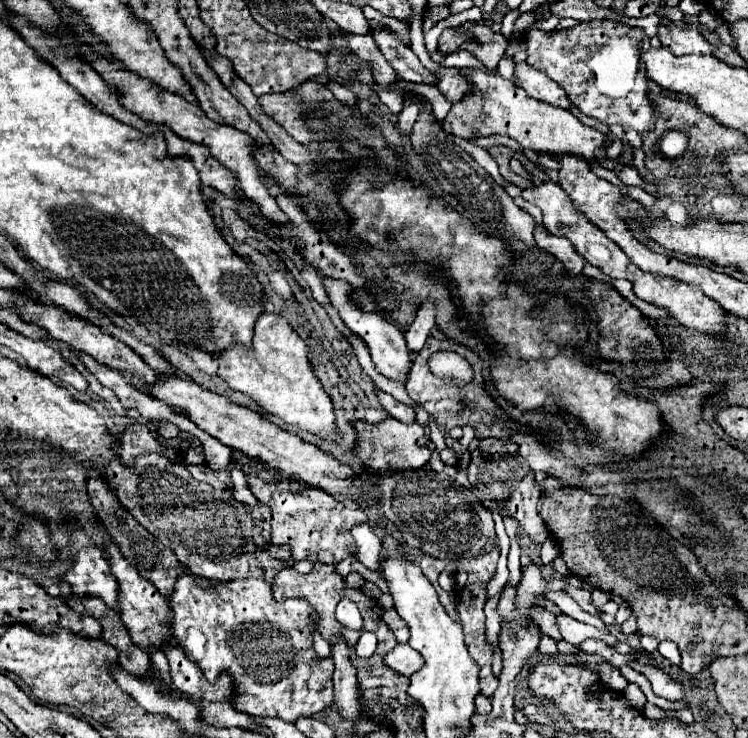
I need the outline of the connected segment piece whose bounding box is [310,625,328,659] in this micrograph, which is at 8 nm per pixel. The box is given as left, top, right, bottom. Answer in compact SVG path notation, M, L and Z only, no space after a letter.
M310 625L312 629L312 639L314 639L314 651L316 651L316 657L318 659L326 659L328 657L328 641L318 633L318 629L314 629L314 625Z

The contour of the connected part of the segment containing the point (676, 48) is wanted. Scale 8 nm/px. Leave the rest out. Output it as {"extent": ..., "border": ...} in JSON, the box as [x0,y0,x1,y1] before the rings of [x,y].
{"extent":[658,27,714,55],"border":[[[696,27],[692,29],[658,29],[658,37],[662,41],[664,49],[670,49],[674,55],[710,55],[714,53],[714,45],[706,41]]]}

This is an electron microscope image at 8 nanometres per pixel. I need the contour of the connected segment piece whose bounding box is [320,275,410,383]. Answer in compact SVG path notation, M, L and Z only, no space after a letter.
M320 275L322 279L322 285L328 293L328 299L330 303L338 309L342 321L346 323L348 329L352 329L370 349L370 355L372 355L372 361L376 365L376 369L386 375L388 379L396 379L400 383L406 381L406 369L410 369L410 359L408 359L408 353L410 349L406 347L406 341L404 341L404 335L402 331L394 325L394 321L388 321L386 317L382 317L380 313L376 311L364 311L362 305L358 301L354 301L354 293L352 293L352 285L348 281L342 281L342 279L332 279L332 277L324 277Z

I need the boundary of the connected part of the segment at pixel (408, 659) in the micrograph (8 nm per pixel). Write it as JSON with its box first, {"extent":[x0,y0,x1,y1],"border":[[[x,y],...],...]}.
{"extent":[384,645,422,677],"border":[[[396,645],[394,649],[390,649],[384,657],[384,663],[404,675],[404,677],[410,677],[410,673],[416,673],[418,671],[418,665],[422,665],[422,655],[414,649],[410,649],[410,645]]]}

